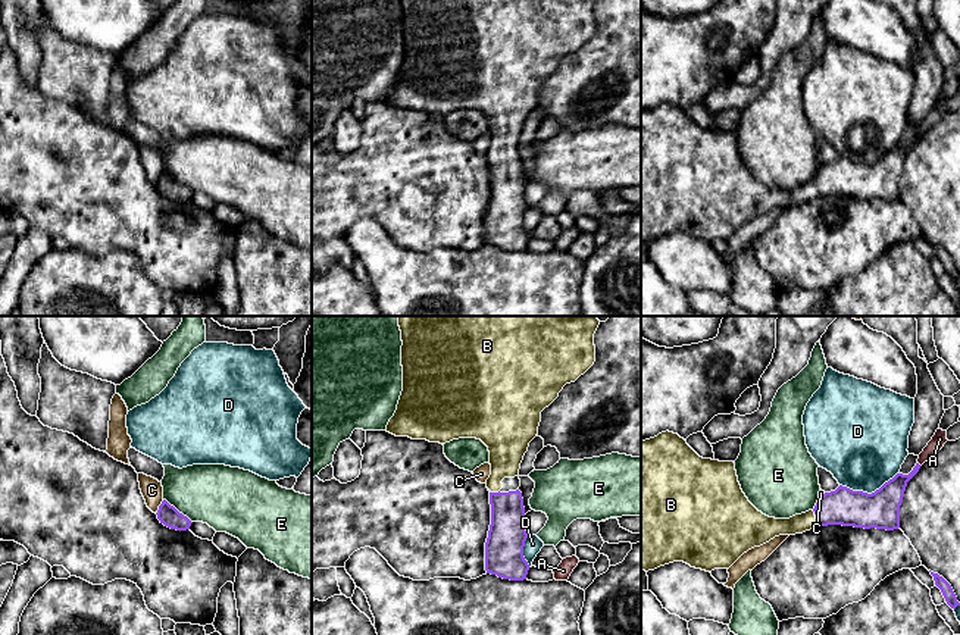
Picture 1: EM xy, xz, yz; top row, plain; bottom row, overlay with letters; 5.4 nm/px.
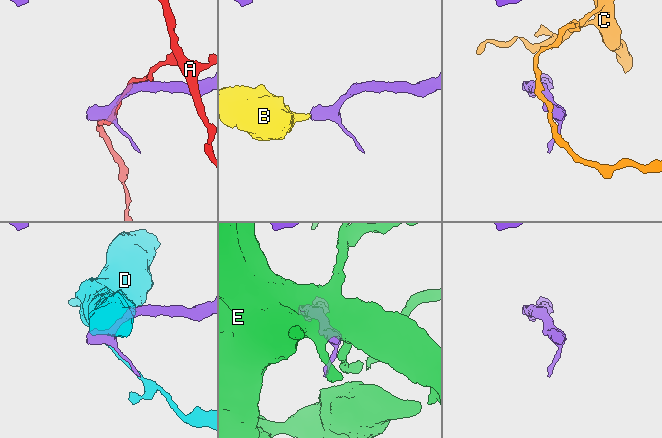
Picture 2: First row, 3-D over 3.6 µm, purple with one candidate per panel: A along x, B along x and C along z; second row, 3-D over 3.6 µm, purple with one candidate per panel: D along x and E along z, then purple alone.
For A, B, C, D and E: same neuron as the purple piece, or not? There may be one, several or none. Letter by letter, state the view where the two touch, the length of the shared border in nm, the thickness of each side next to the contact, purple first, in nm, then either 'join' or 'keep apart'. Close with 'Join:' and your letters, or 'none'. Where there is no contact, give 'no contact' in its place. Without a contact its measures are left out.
A: no contact | keep apart
B: xz | 50 nm | 200/190 nm | join
C: xy | 90 nm | 110/120 nm | keep apart
D: yz | 320 nm | 200/460 nm | keep apart
E: xy | 200 nm | 110/340 nm | keep apart
Join: B

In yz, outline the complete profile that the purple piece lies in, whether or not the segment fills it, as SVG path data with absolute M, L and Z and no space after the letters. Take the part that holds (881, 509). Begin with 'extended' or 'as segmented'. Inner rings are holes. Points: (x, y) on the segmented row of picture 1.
extended; M662 432L654 438L641 441L641 569L648 572L673 562L684 562L706 572L729 569L748 550L760 547L775 537L803 534L817 525L898 529L900 506L907 482L919 469L920 464L916 463L909 475L897 473L872 494L839 485L835 491L825 492L813 510L789 519L775 519L763 514L748 501L738 482L734 462L703 459L678 434Z

